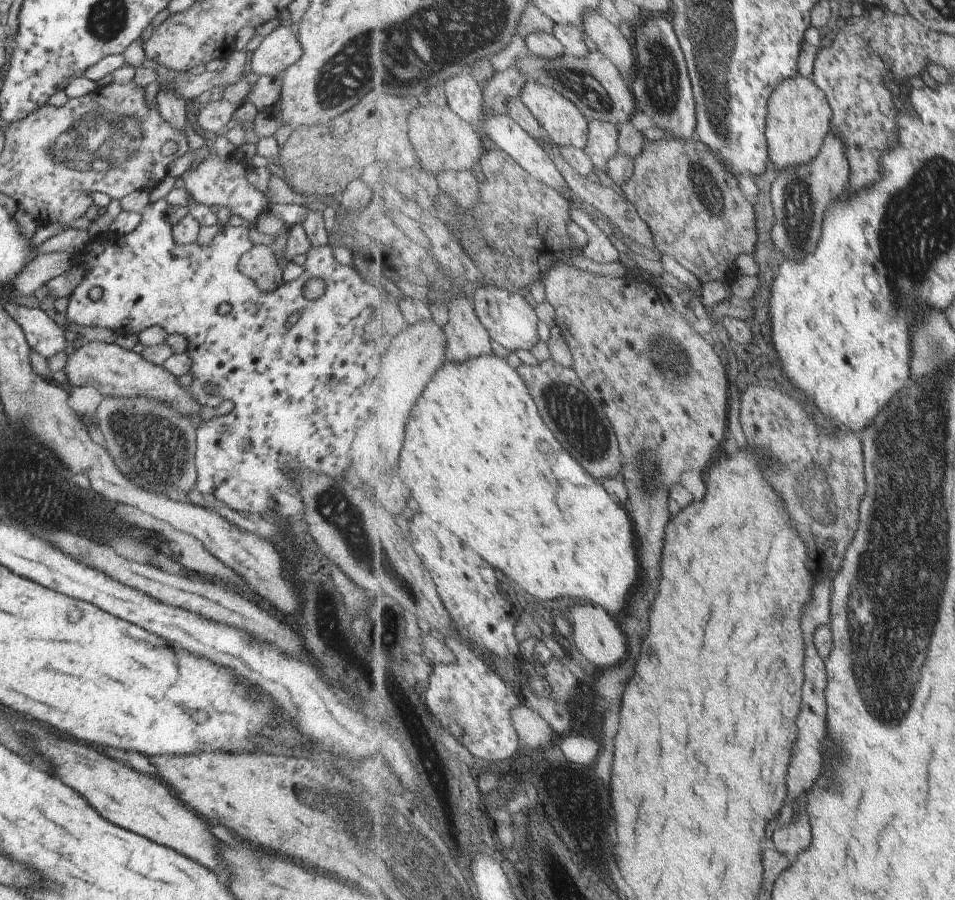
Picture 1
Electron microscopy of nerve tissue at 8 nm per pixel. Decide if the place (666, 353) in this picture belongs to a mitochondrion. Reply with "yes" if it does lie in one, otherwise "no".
yes

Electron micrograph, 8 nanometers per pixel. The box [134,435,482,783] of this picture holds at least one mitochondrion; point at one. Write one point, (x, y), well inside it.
(333, 504)

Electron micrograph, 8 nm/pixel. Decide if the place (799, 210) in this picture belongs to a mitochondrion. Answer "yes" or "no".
yes

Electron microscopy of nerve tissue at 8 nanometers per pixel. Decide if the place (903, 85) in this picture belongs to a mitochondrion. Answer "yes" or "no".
no

